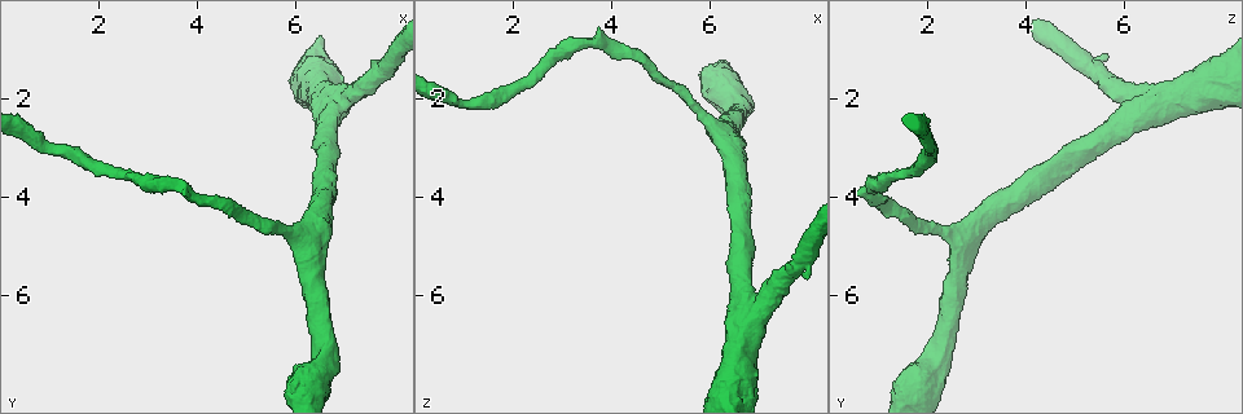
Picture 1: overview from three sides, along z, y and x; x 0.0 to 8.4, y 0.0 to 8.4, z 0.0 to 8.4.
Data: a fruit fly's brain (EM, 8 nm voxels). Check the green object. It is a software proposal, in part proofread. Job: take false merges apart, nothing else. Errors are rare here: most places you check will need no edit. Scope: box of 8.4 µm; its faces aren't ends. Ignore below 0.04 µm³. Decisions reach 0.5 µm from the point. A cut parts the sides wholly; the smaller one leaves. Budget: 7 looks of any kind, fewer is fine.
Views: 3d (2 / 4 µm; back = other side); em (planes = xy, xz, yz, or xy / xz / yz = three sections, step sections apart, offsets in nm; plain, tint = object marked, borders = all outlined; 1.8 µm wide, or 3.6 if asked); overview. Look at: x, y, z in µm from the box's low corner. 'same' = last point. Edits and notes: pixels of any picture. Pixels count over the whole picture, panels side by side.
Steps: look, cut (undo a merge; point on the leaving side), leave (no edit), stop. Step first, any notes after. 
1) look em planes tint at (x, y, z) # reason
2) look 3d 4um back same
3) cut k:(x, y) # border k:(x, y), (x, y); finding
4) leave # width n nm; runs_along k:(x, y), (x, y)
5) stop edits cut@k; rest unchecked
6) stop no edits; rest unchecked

look em 3.6um xy step 4 plain at (6.95, 2.00, 6.55)

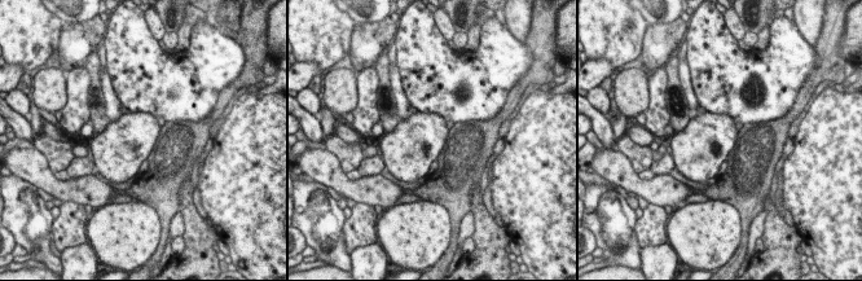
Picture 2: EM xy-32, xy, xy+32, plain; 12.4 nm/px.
look em 3.6um xy step 4 tint same

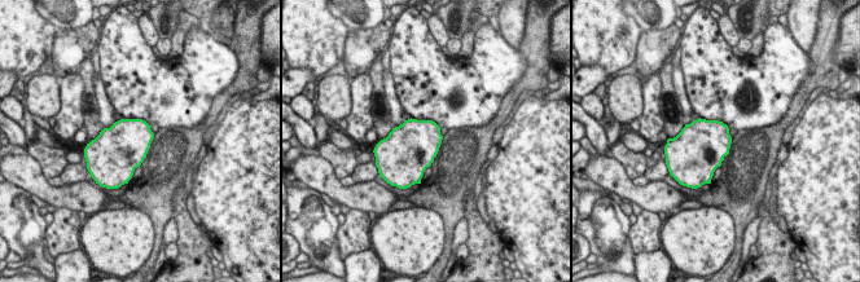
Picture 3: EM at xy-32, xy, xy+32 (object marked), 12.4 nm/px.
leave # one cell here

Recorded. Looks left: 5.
look em planes tint at (6.30, 4.75, 2.80) # branch point

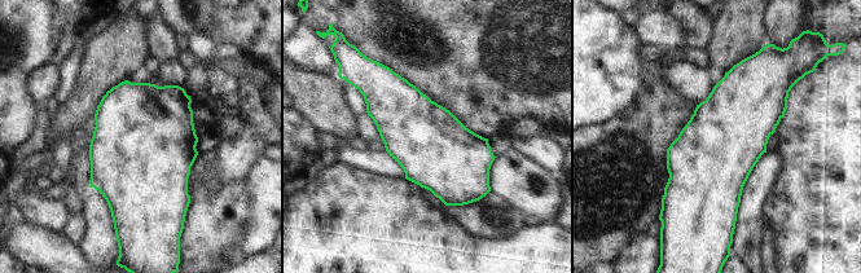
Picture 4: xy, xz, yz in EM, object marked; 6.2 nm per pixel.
leave # all the same cell

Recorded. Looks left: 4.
look 3d 4um at (6.60, 7.45, 2.10) # thick turns thin

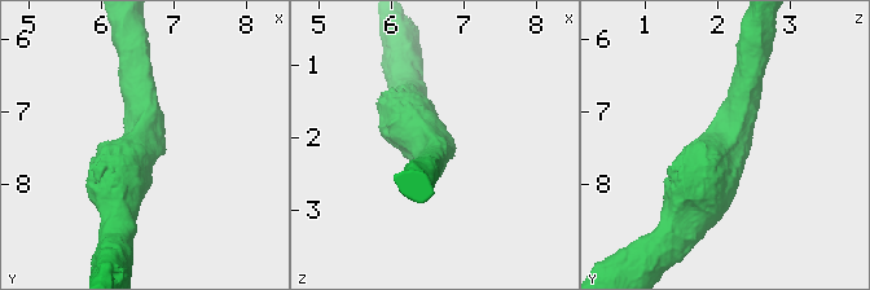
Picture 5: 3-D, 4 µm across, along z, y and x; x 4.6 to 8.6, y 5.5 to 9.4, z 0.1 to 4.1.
look em 3.6um planes borders at (6.55, 7.50, 2.15) # need the tissue

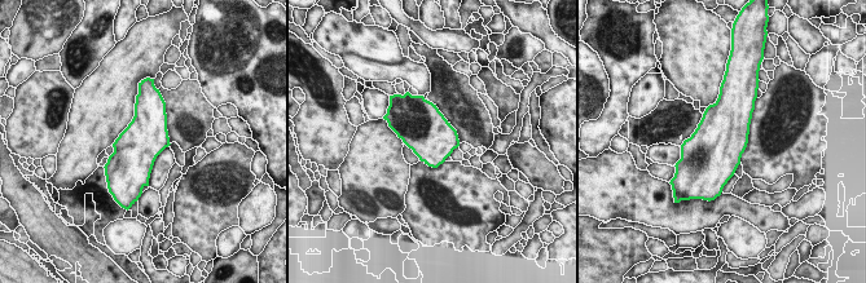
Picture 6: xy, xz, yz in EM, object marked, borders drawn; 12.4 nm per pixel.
leave # one cell here

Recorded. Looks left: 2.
stop no edits; rest unchecked

